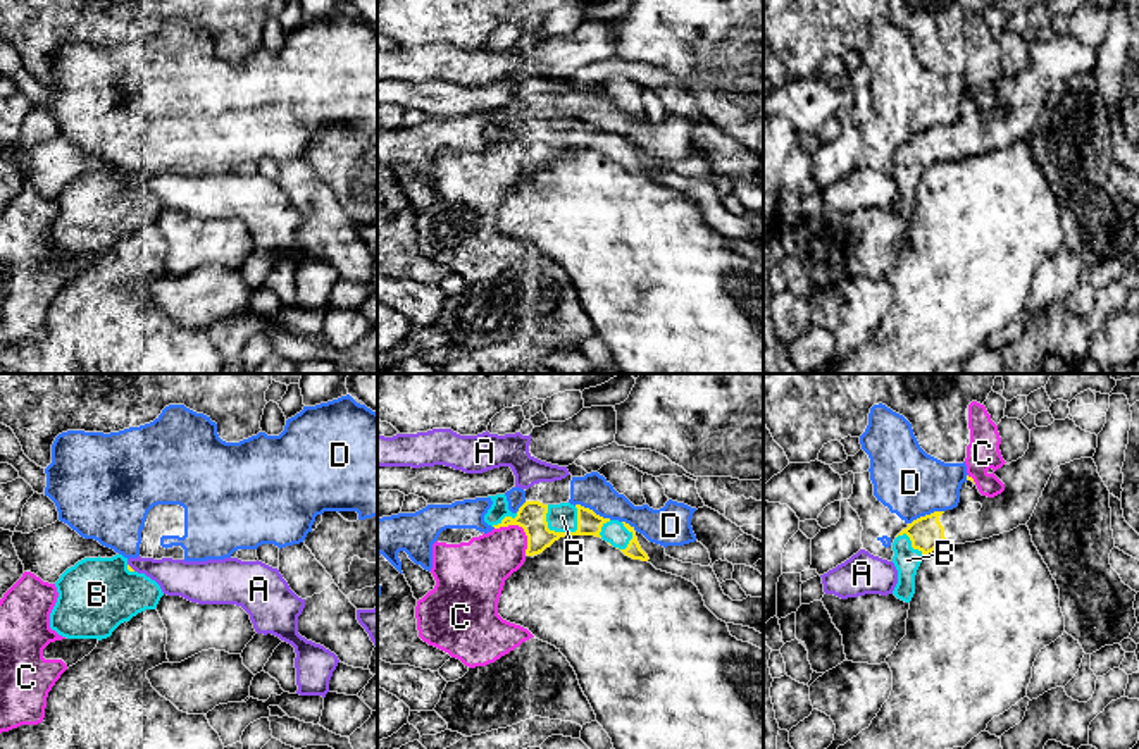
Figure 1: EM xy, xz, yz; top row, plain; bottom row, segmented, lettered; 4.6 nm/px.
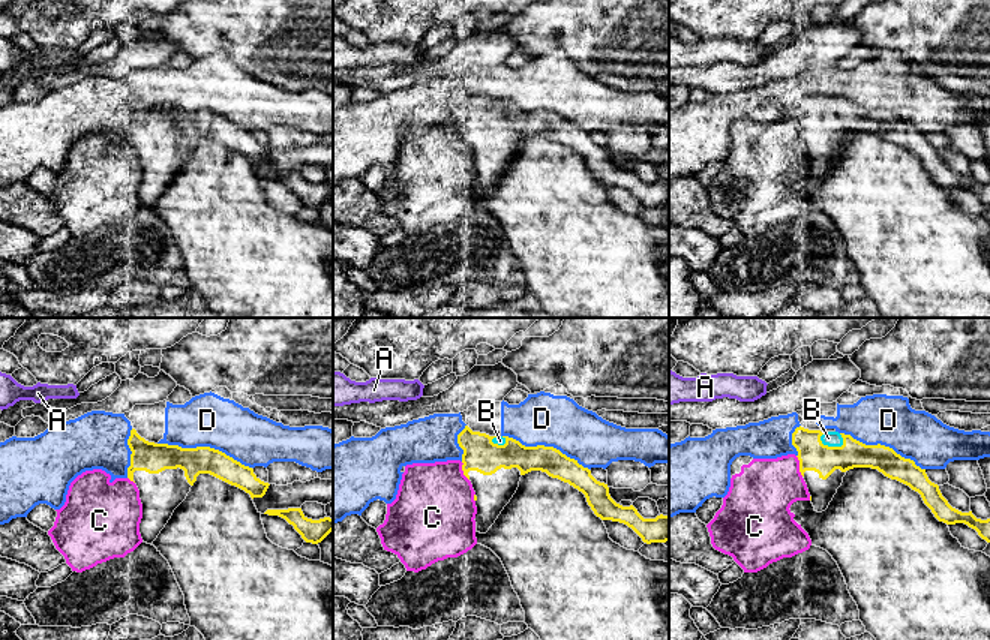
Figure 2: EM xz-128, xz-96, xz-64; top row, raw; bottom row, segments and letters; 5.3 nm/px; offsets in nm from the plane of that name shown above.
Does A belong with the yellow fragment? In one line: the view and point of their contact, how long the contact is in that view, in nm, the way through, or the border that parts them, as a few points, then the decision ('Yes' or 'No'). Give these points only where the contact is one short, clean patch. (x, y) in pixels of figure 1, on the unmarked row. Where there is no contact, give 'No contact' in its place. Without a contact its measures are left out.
Touches yellow at xy (130, 181). Shared border 50 nm. No

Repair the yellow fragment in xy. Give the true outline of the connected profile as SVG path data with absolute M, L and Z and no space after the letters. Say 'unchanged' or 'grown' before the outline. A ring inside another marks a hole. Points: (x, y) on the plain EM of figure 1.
grown; M84 172L55 196L59 212L50 243L67 253L107 253L124 236L155 224L160 200L134 186L128 172Z

